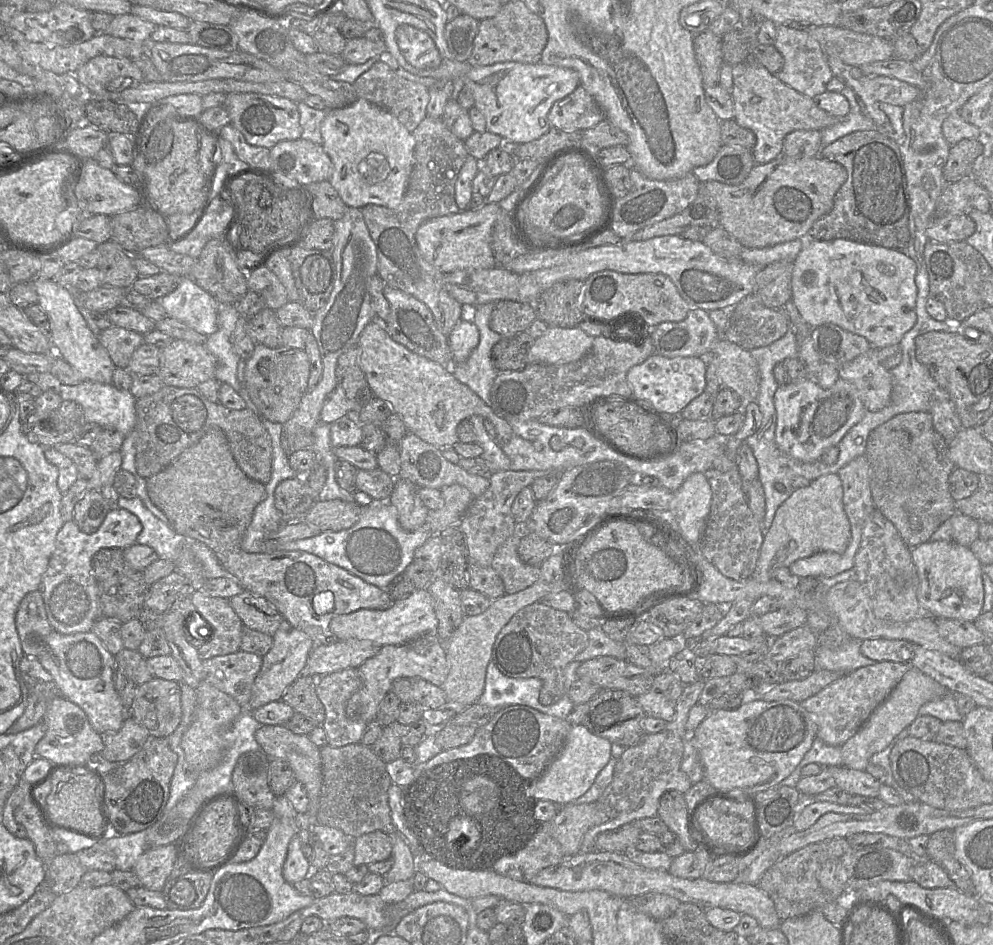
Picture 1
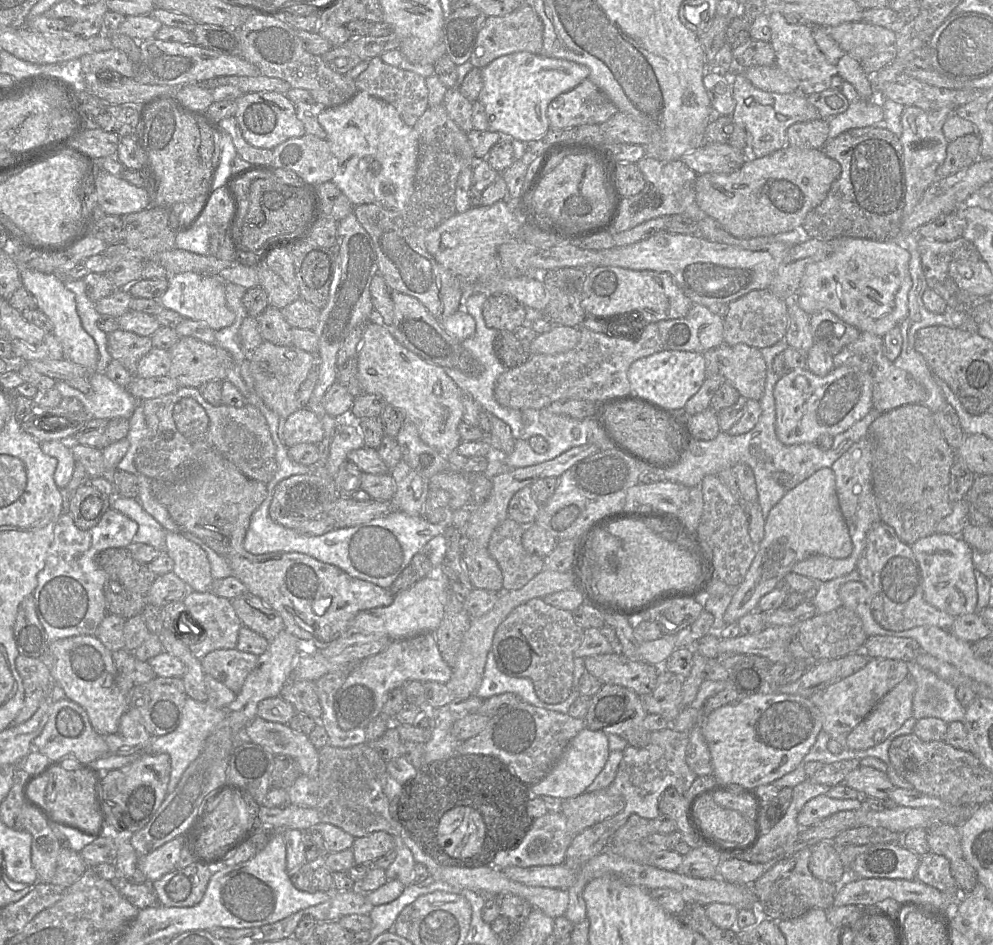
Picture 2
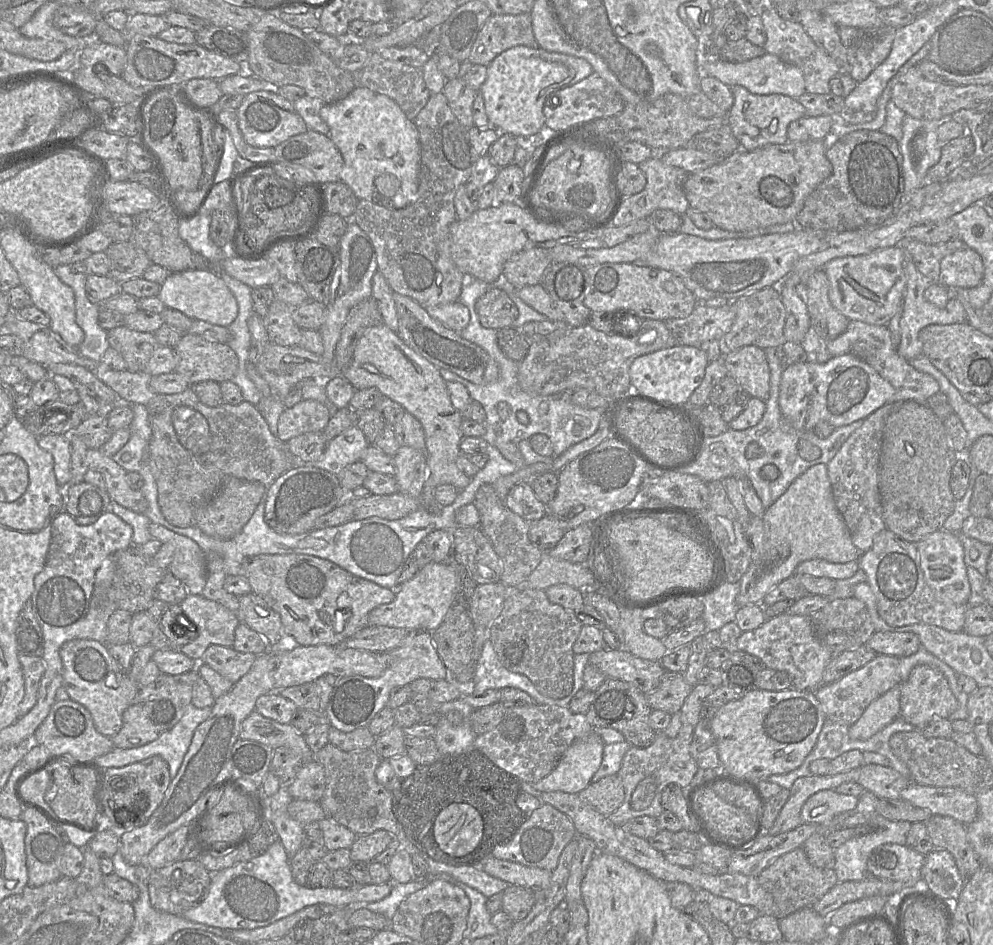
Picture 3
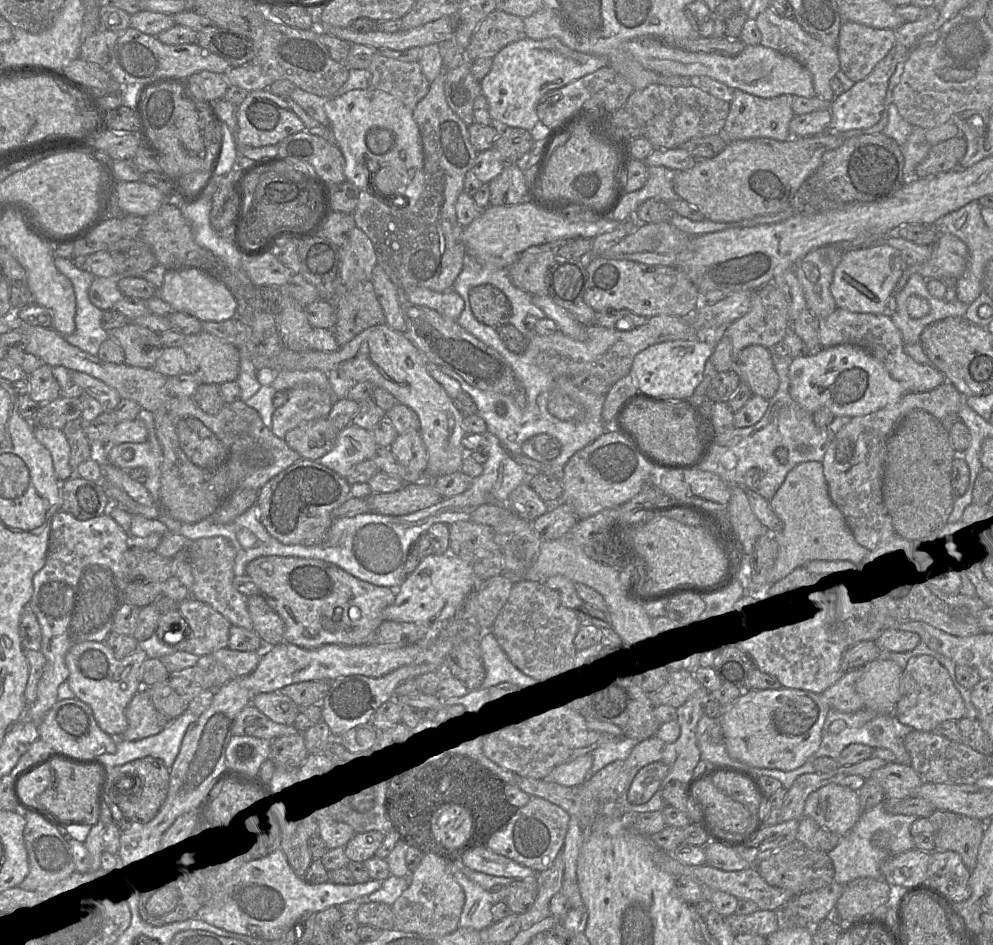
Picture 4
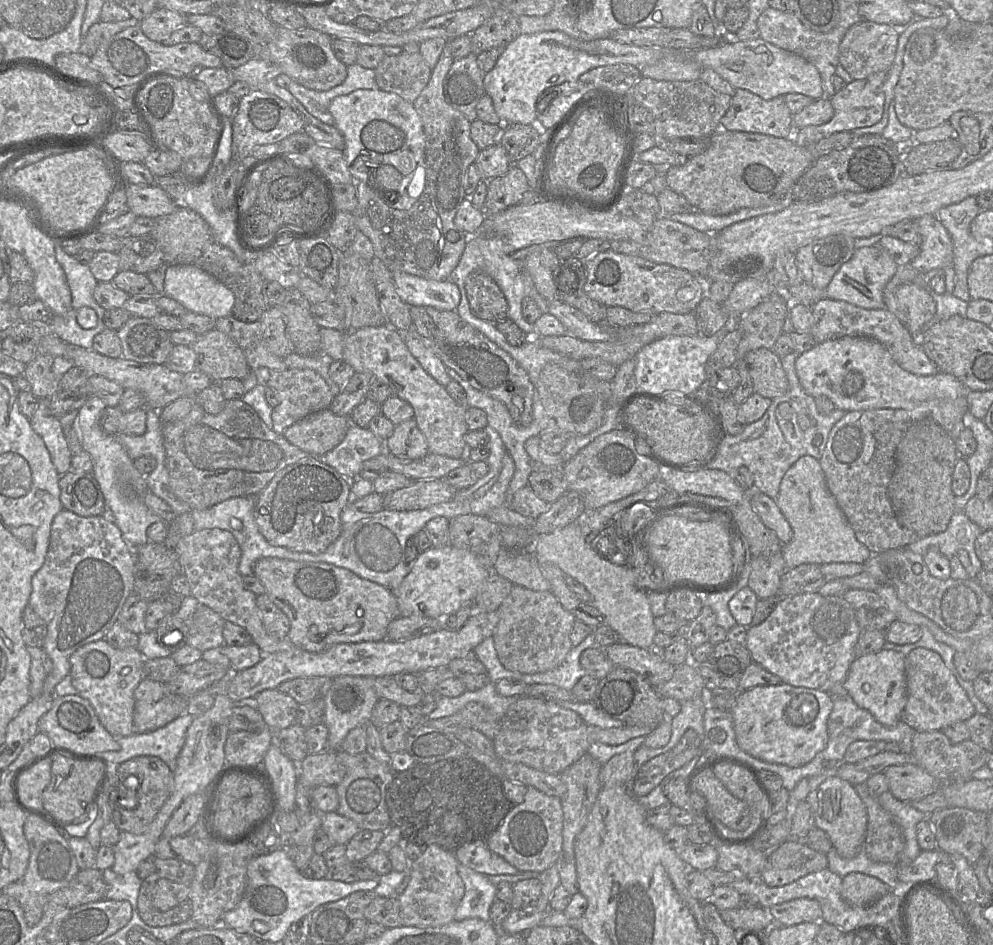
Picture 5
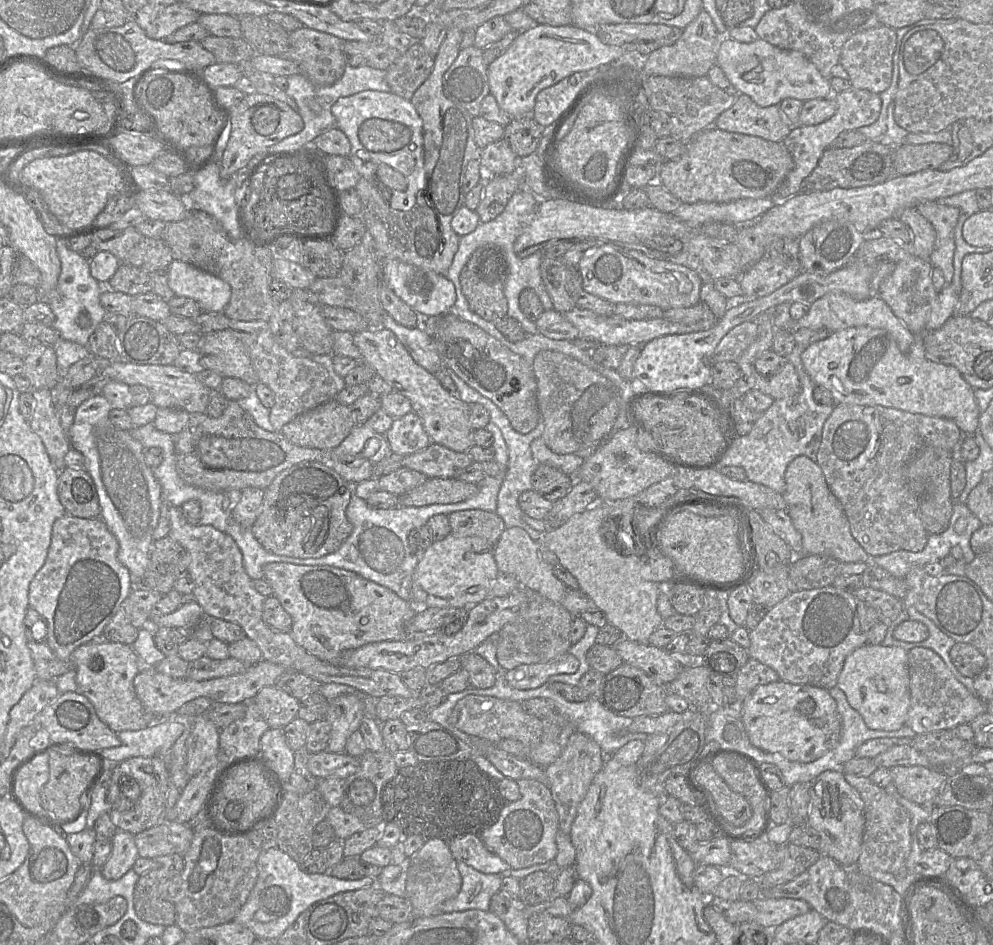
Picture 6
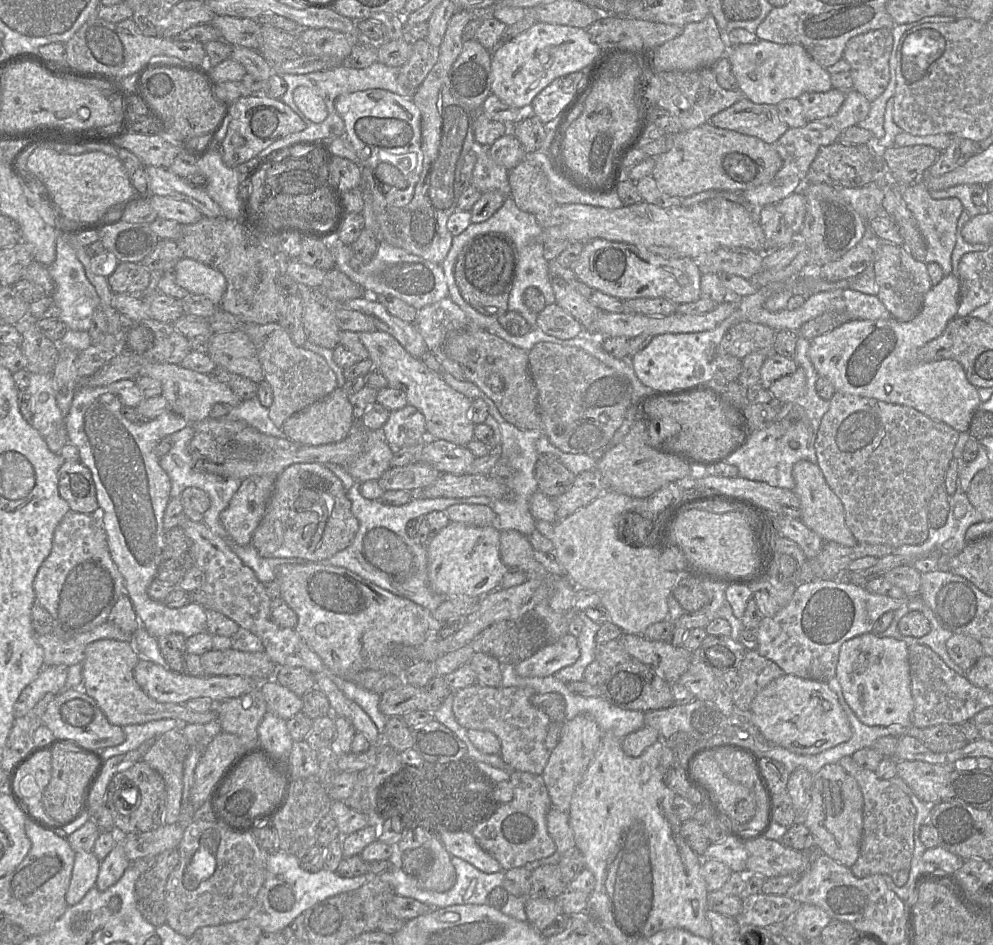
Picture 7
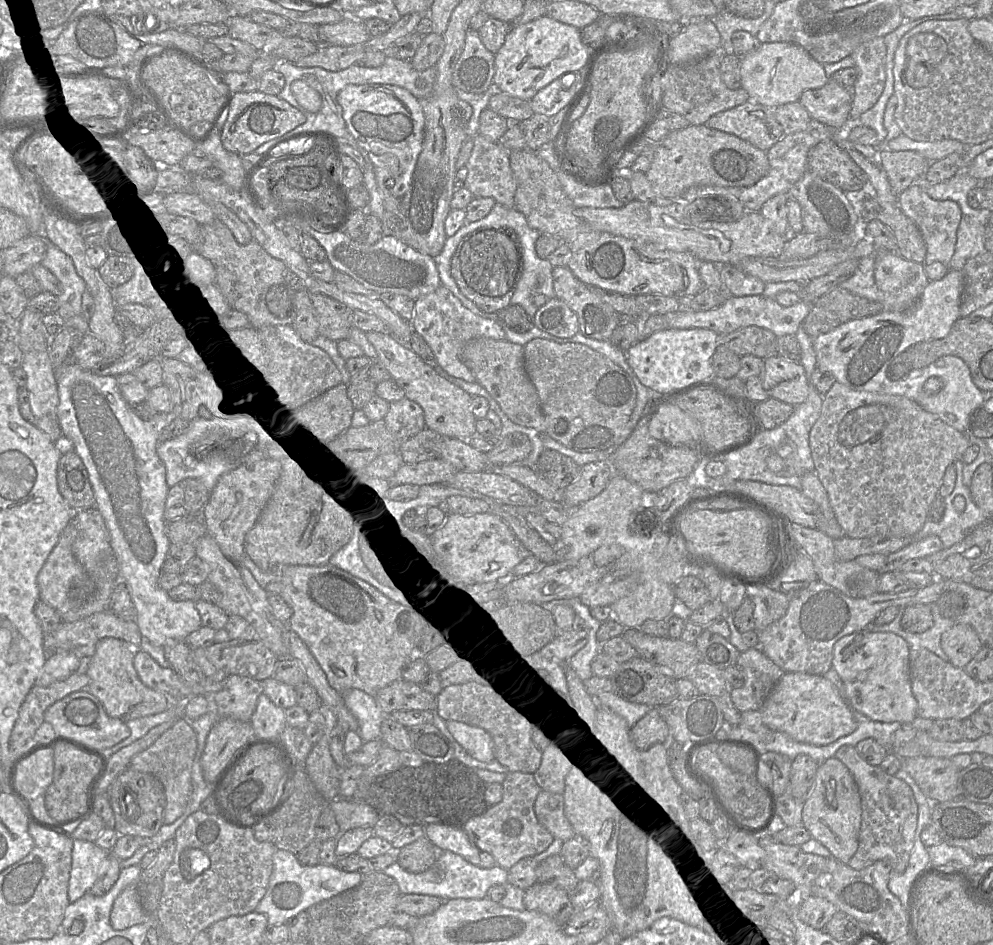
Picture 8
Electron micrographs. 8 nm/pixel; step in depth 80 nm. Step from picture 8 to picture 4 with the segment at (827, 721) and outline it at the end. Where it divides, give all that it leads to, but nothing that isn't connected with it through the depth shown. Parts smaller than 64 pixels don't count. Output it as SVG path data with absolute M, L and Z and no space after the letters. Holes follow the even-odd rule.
M779 689L743 690L740 697L719 718L729 756L754 768L794 770L802 766L820 747L822 728L831 707L823 698L807 690Z

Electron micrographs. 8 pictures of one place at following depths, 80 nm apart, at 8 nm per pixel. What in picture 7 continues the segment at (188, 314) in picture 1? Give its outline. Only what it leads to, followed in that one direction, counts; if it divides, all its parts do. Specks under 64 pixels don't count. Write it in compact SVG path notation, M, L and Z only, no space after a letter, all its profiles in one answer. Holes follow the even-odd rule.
M182 258L173 269L176 283L190 294L203 295L220 305L227 282L219 271L190 258Z

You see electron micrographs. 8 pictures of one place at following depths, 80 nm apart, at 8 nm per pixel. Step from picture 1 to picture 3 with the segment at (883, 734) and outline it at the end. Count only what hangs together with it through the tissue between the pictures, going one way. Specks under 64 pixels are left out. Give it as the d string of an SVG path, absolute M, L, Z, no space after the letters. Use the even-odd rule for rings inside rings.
M900 687L891 688L872 701L861 717L849 727L851 740L868 740L900 717Z

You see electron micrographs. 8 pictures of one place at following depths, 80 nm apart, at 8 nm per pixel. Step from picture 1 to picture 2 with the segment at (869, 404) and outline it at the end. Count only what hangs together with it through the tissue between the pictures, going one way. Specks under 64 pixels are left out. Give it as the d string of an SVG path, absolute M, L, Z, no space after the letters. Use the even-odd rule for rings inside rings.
M861 332L858 339L833 356L835 367L849 366L869 375L872 384L873 410L880 413L893 410L902 405L923 403L926 398L924 388L906 371L895 366L884 355L883 337L869 332Z

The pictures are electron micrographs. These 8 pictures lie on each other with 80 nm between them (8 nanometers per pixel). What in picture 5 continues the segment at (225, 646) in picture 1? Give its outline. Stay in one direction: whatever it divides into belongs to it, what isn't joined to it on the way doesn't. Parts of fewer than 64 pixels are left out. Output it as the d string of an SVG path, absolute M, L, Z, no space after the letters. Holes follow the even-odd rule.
M199 603L187 624L189 637L187 643L202 653L225 645L223 629L225 620L211 608Z

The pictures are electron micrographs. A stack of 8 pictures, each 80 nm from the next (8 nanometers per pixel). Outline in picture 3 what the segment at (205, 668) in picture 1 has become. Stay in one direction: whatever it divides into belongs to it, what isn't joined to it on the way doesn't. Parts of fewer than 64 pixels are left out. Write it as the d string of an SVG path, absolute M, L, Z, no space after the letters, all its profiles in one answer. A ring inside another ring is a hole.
M211 646L198 663L208 665L234 684L250 670L256 658L253 653L241 653L232 647Z

